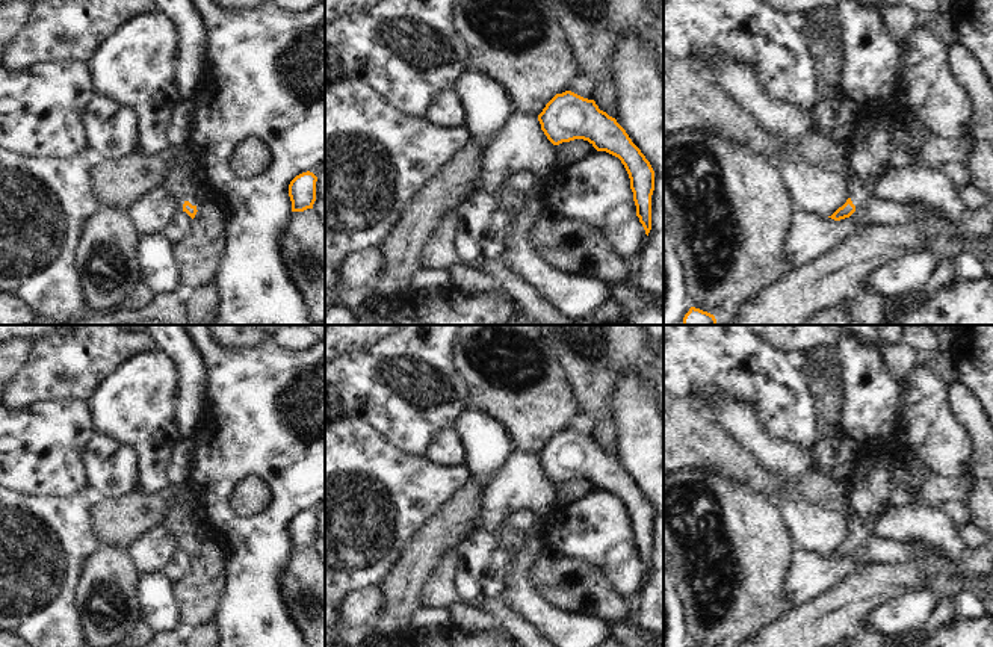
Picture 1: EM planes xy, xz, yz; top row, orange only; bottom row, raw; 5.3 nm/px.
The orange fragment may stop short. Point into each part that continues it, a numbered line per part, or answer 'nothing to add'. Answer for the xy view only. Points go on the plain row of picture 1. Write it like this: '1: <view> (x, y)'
1: xy (180, 519).

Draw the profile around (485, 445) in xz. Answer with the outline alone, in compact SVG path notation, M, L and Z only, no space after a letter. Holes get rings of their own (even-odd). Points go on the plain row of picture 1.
M470 405L452 429L464 449L467 476L482 485L493 481L509 454L506 432L487 413Z

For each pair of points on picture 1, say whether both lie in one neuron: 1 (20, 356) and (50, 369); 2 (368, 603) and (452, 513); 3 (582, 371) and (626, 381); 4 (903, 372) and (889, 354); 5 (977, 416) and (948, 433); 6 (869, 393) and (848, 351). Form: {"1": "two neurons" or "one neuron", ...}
{"1": "two neurons", "2": "two neurons", "3": "two neurons", "4": "one neuron", "5": "two neurons", "6": "one neuron"}

